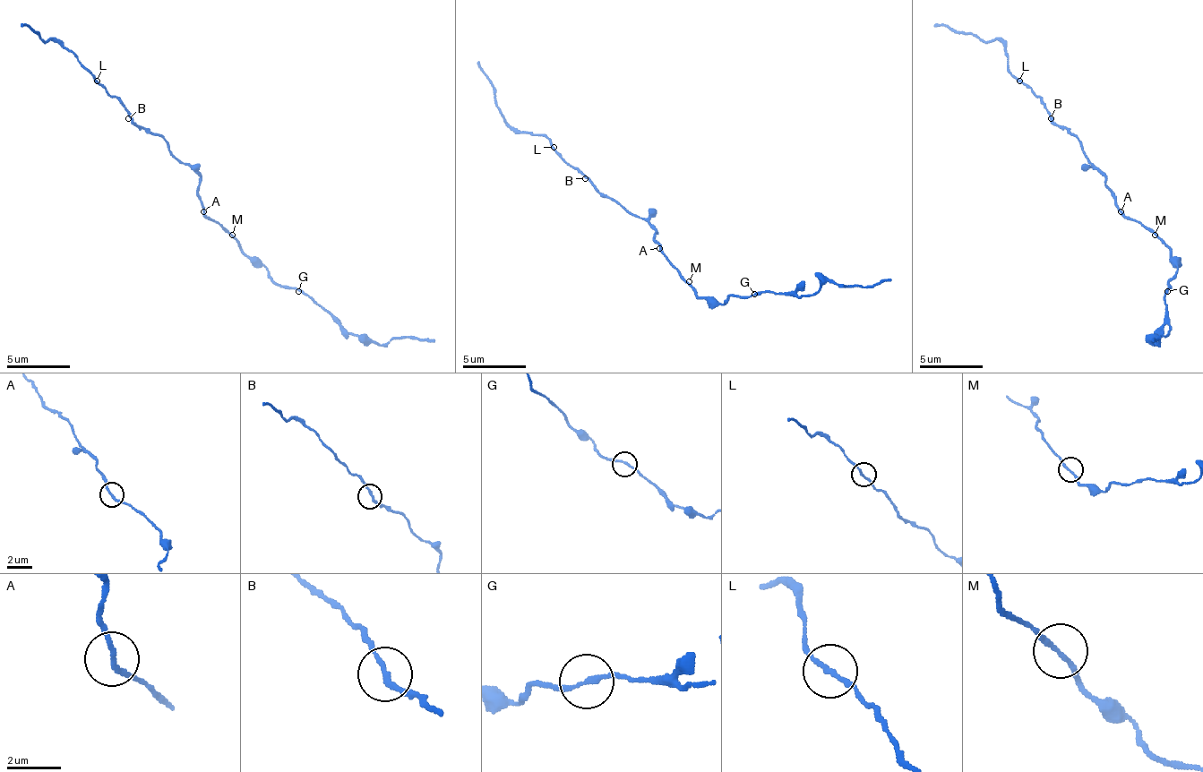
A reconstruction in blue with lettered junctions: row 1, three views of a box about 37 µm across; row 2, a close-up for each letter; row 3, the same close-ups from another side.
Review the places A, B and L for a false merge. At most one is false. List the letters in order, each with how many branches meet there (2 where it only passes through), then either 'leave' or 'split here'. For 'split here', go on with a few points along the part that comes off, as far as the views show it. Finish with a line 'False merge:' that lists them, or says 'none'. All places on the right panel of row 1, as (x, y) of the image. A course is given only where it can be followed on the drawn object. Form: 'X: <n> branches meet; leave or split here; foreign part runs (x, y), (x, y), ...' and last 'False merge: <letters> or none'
A: 2 branches meet; leave
B: 2 branches meet; leave
L: 2 branches meet; leave
False merge: none

